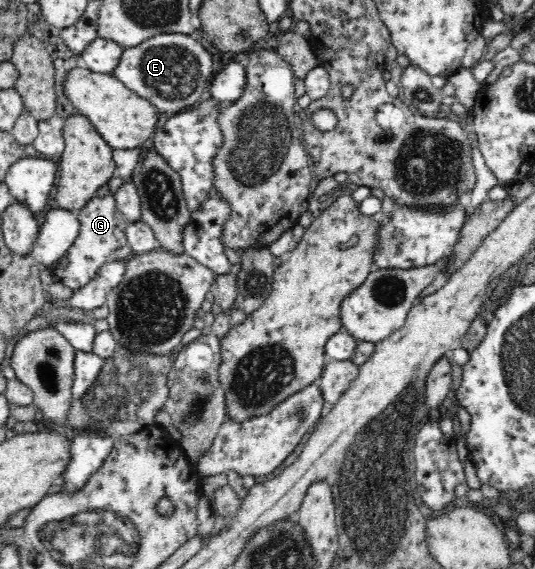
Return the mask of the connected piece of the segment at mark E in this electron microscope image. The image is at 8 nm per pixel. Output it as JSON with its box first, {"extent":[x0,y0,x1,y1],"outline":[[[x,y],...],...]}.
{"extent":[113,33,218,113],"outline":[[[159,33],[136,47],[123,49],[113,77],[129,91],[148,101],[157,113],[187,111],[205,93],[207,84],[218,67],[217,56],[208,52],[201,42],[185,33]]]}

